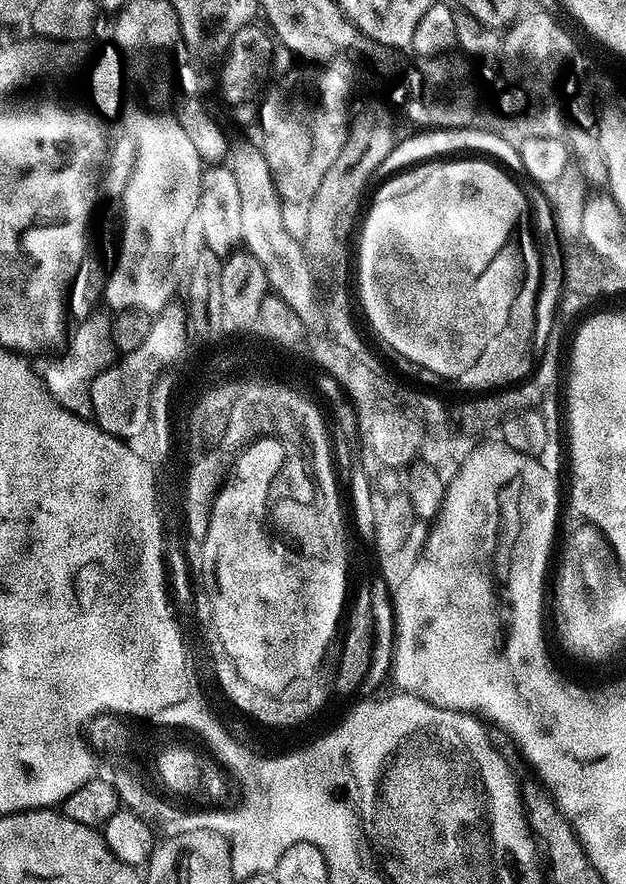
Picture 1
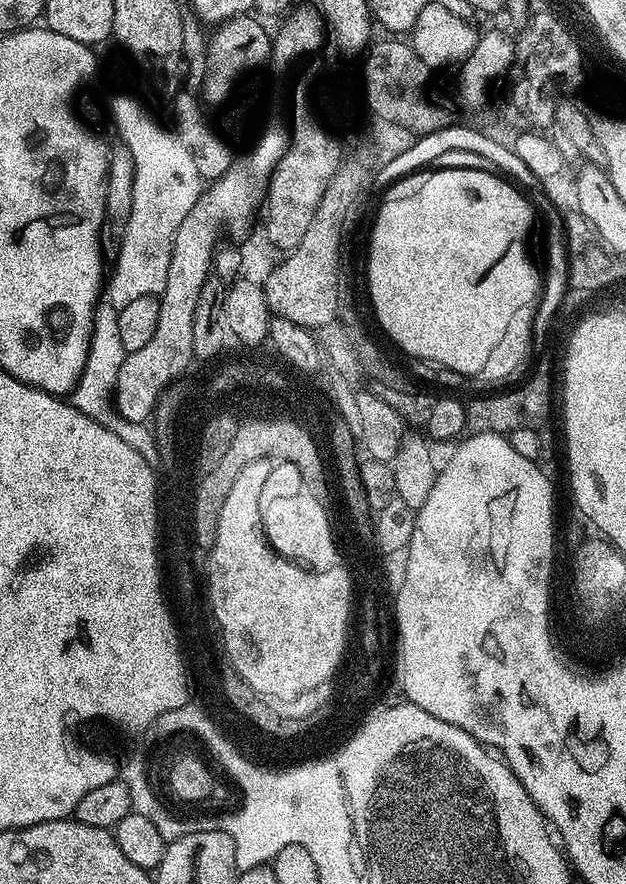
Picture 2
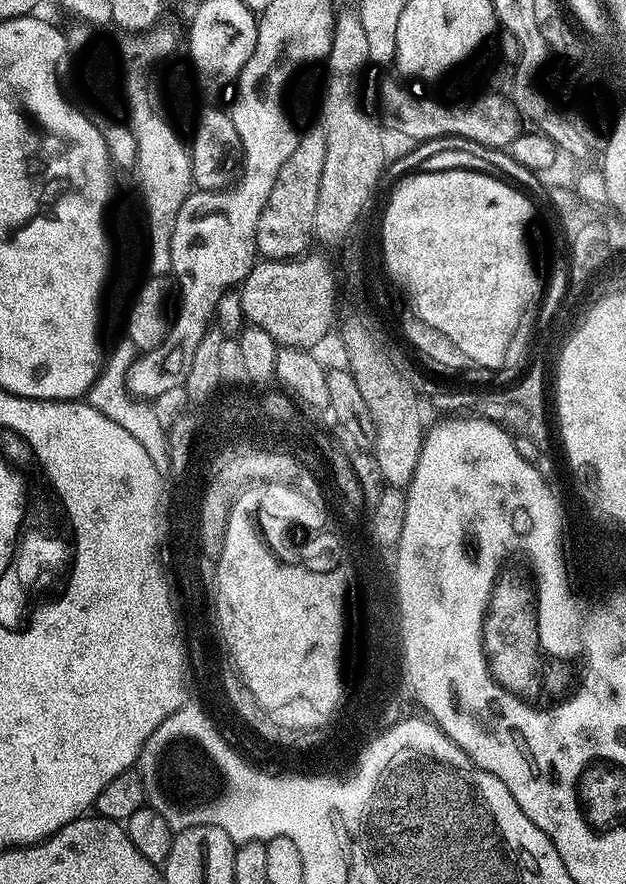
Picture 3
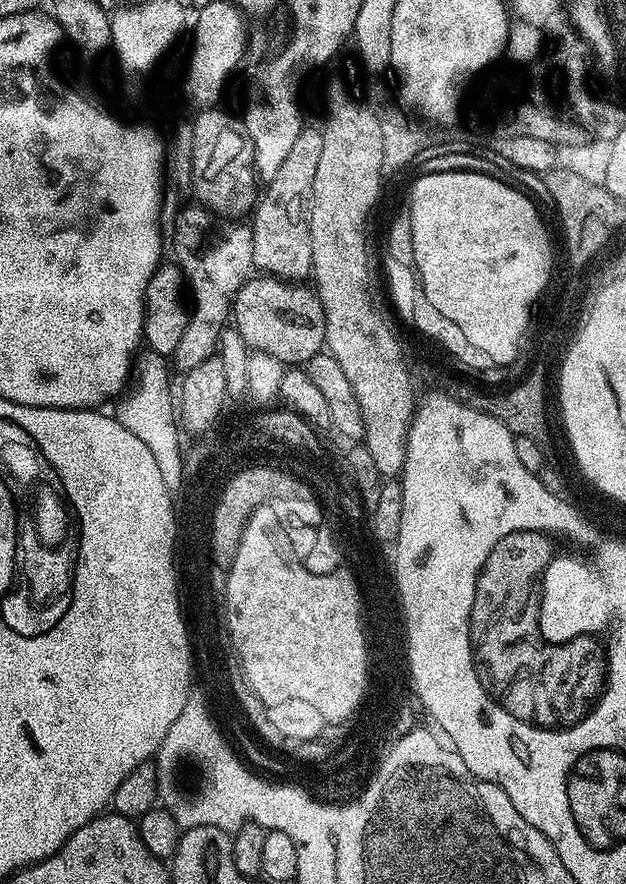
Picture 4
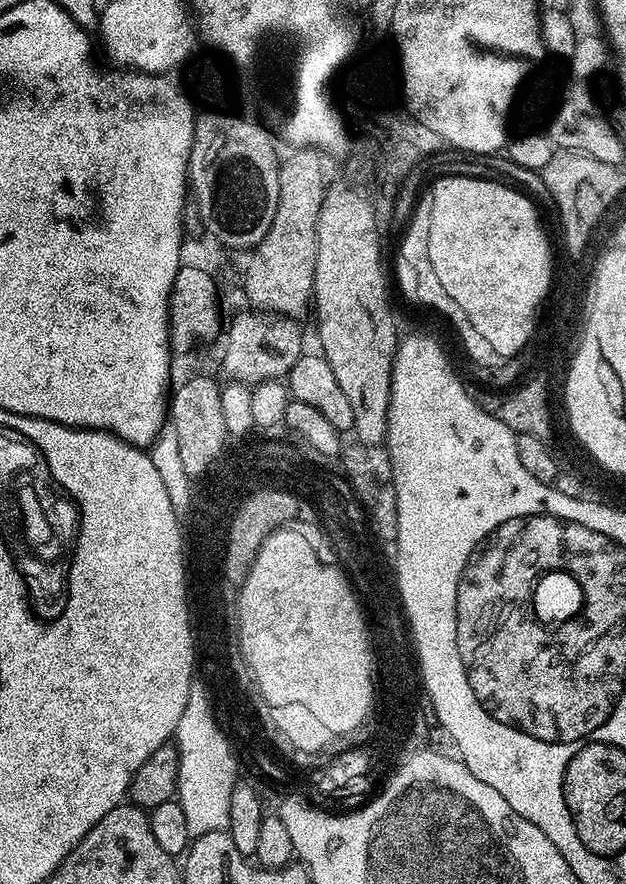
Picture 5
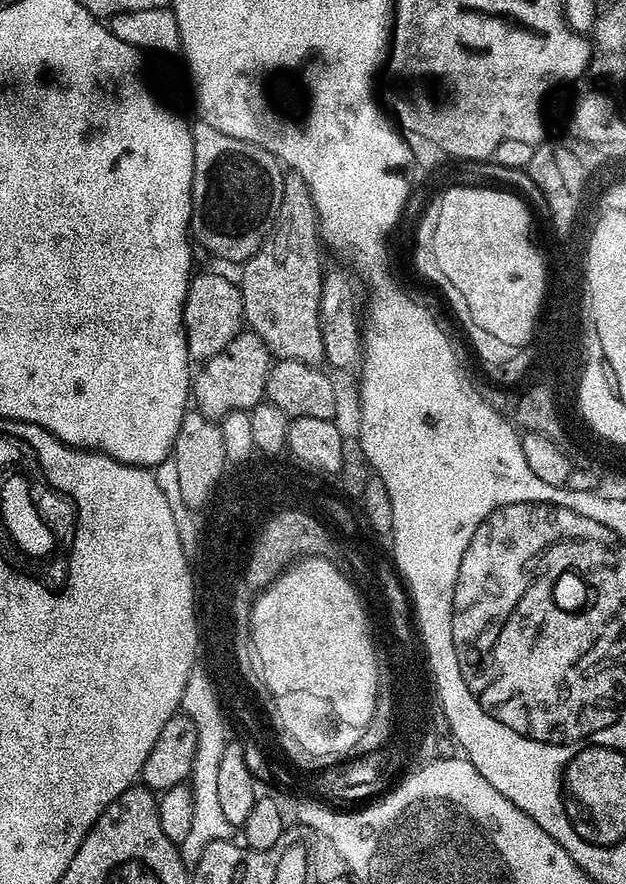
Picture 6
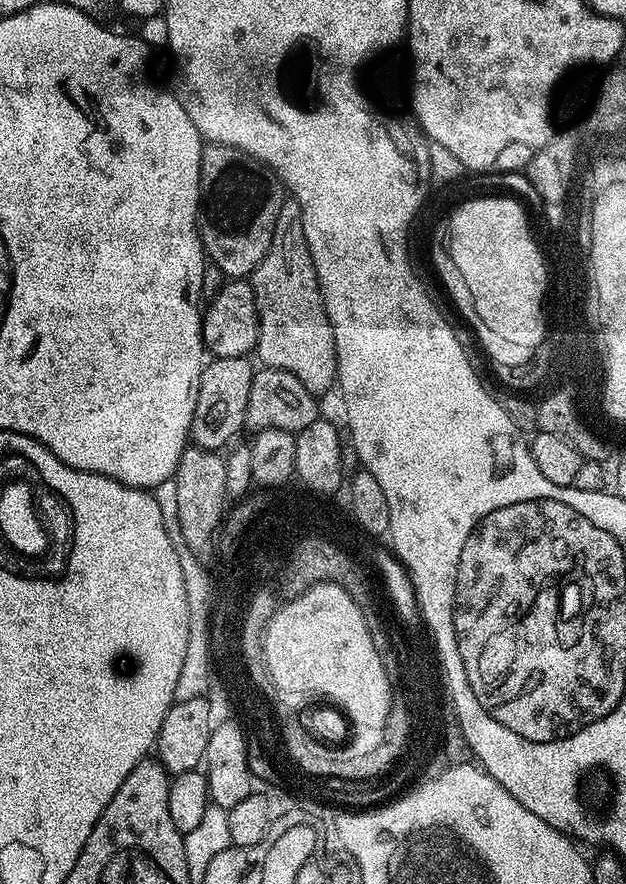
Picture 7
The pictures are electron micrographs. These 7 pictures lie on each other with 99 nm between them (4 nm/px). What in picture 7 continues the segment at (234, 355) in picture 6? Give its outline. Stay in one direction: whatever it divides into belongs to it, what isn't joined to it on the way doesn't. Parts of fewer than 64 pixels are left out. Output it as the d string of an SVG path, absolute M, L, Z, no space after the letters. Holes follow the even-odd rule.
M217 356L205 363L202 378L198 382L198 402L194 402L192 415L190 440L195 447L219 453L237 439L235 436L239 432L245 431L246 398L250 398L250 382L254 371L254 365L250 361L248 356L238 358Z

